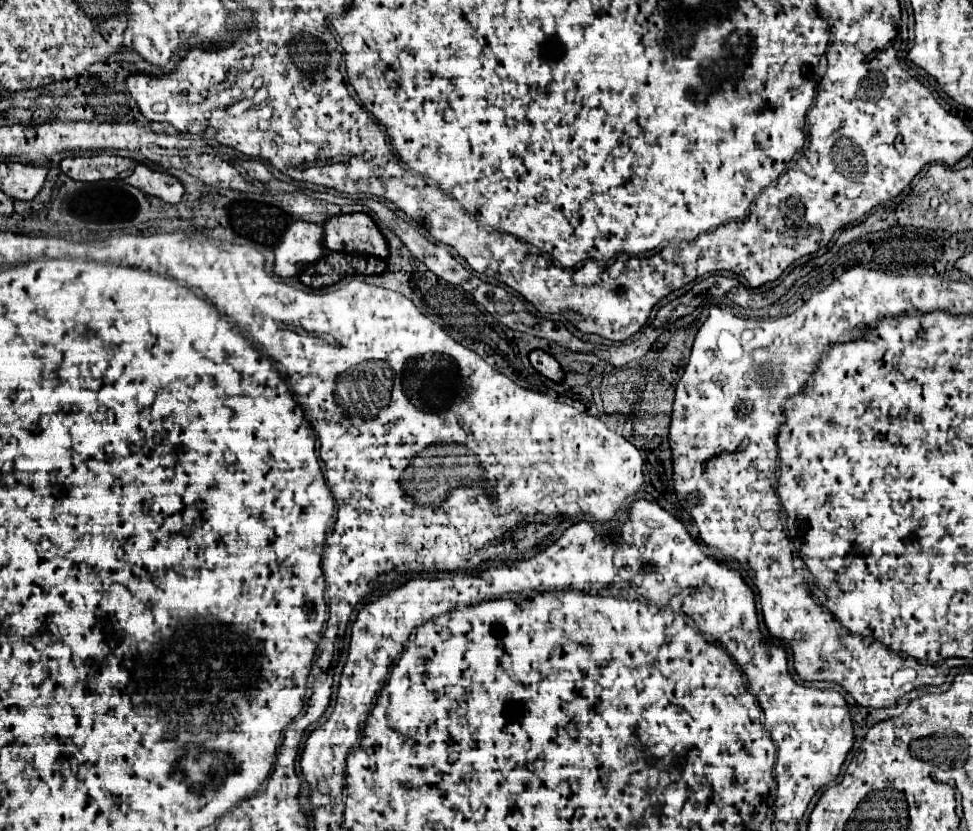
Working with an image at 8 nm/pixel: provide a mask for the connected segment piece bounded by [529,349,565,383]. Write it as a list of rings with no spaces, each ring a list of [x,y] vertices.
[[[535,349],[535,351],[531,351],[529,359],[531,359],[531,365],[533,365],[541,375],[545,375],[547,379],[559,383],[559,381],[565,377],[563,371],[561,371],[561,367],[559,367],[559,363],[557,363],[549,353],[545,353],[545,351],[541,351],[541,349]]]

